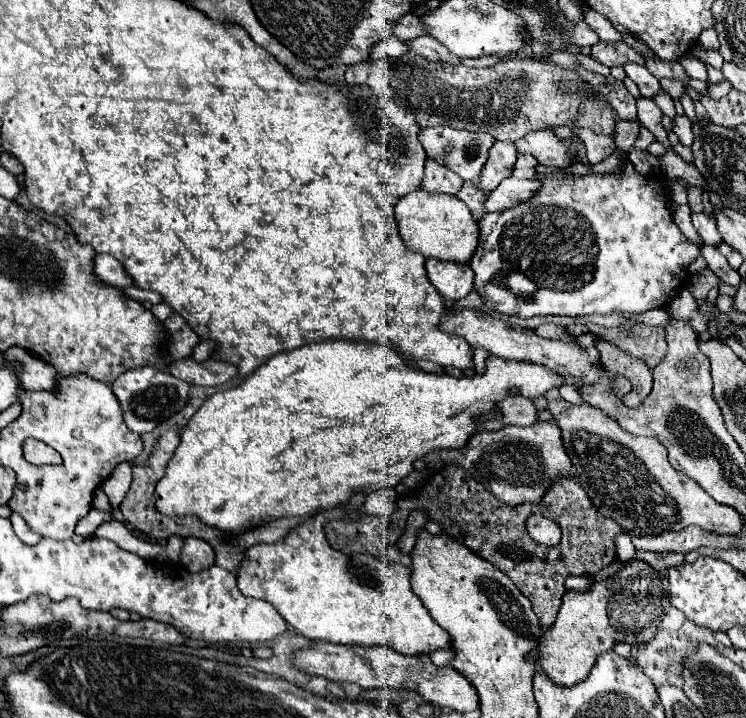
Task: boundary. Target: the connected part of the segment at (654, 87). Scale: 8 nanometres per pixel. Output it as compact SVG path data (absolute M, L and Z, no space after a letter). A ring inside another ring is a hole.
M623 63L623 69L625 69L627 77L631 77L637 83L637 87L639 87L639 91L641 91L643 97L653 97L657 91L661 91L659 79L655 79L643 65Z

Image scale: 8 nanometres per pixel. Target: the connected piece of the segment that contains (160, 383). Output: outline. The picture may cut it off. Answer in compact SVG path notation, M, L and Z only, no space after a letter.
M143 365L143 367L129 369L129 371L121 373L113 381L111 389L113 389L113 393L121 405L125 425L133 433L153 431L161 421L165 421L167 417L181 411L185 407L185 403L189 401L189 383L173 377L167 371L151 367L151 365Z

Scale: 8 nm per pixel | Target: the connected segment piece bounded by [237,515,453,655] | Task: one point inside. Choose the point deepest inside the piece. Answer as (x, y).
(357, 599)

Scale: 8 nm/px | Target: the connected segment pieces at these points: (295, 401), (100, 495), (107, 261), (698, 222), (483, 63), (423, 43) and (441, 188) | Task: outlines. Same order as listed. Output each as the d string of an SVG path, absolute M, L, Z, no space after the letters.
M319 341L319 343L309 343L293 351L283 351L267 359L263 365L259 365L251 375L247 375L239 385L219 391L211 395L201 409L191 417L191 421L185 425L185 431L181 435L181 443L175 449L173 459L167 465L165 477L157 483L155 497L157 497L157 509L163 515L187 515L193 513L207 525L219 527L223 531L231 533L245 533L251 527L263 525L267 521L279 519L279 517L289 517L289 515L305 515L321 509L331 509L337 507L345 501L349 501L355 493L373 493L377 489L387 489L395 487L403 477L411 473L413 461L427 455L433 449L463 449L467 445L469 437L477 431L477 417L483 413L497 413L497 403L503 401L509 391L515 387L519 389L519 395L527 399L537 399L545 395L553 387L563 385L563 375L545 367L545 365L535 365L535 363L523 363L523 361L507 361L501 357L487 357L485 361L485 371L479 375L475 373L473 377L451 377L451 375L435 375L427 373L415 365L407 365L401 355L397 355L393 349L385 345L375 345L375 343L361 343L361 341Z
M99 487L99 489L96 489L96 491L95 491L95 497L93 499L92 506L93 506L93 508L99 509L101 511L110 511L111 510L111 505L109 503L109 499L101 487Z
M97 255L95 257L95 275L103 283L109 283L109 285L115 285L121 289L133 285L131 277L125 273L125 267L119 265L119 261L113 259L111 255Z
M693 213L693 225L699 231L699 237L703 239L703 243L707 245L721 245L723 237L715 225L715 217L713 215L705 215L705 213Z
M463 57L461 63L467 65L467 67L491 67L491 65L495 65L497 61L501 61L501 59L503 59L503 57L475 57L475 59Z
M421 35L413 41L409 41L409 47L411 51L415 51L417 55L425 57L425 59L431 59L431 61L441 61L441 63L453 63L457 65L459 63L459 57L455 57L445 45L441 45L435 37L431 35Z
M427 159L425 179L423 179L421 189L429 191L429 193L455 195L461 189L461 185L463 185L463 179L457 173L453 173L445 165L439 165L435 159Z

